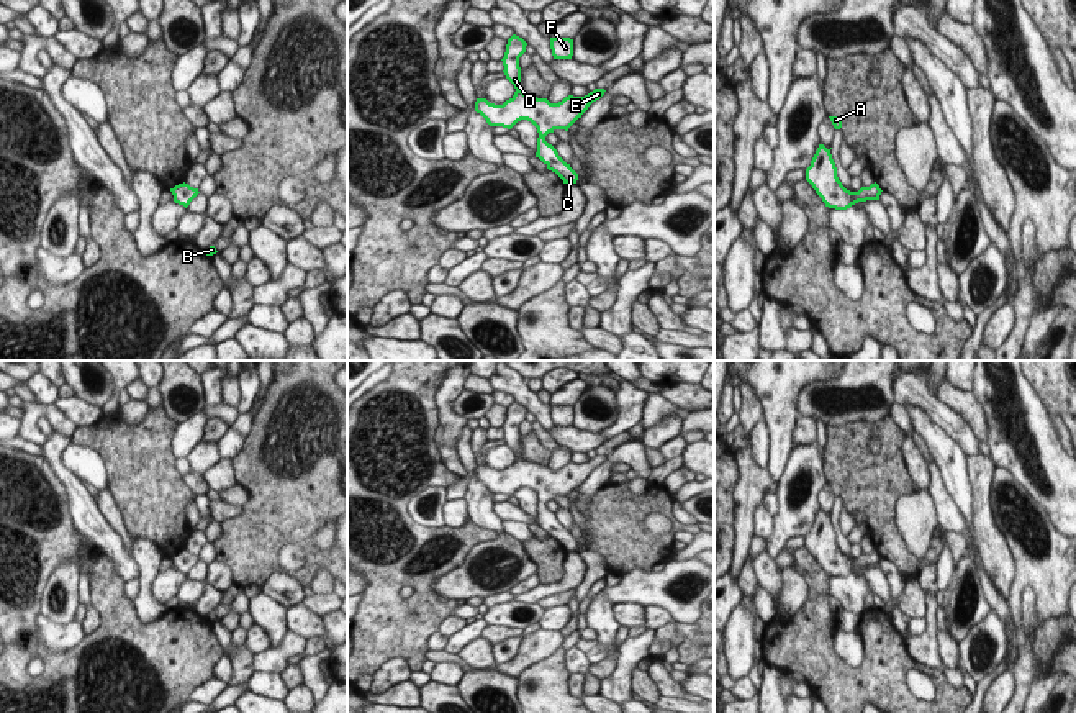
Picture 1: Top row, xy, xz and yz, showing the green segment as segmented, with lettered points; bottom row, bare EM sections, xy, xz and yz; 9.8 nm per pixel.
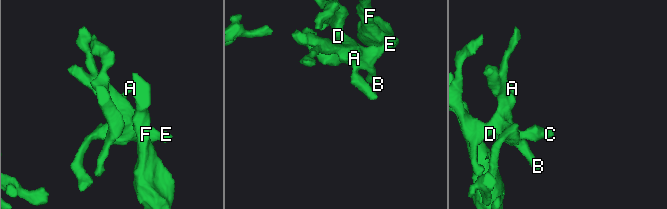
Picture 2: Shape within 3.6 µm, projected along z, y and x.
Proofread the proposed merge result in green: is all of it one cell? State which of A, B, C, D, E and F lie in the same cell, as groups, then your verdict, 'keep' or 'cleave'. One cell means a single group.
A B C D E F | keep

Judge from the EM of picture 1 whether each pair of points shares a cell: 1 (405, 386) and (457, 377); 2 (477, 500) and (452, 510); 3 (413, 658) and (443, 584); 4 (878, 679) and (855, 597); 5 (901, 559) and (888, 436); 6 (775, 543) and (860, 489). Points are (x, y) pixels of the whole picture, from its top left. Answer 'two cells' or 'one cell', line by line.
1: two cells
2: two cells
3: two cells
4: two cells
5: one cell
6: two cells

